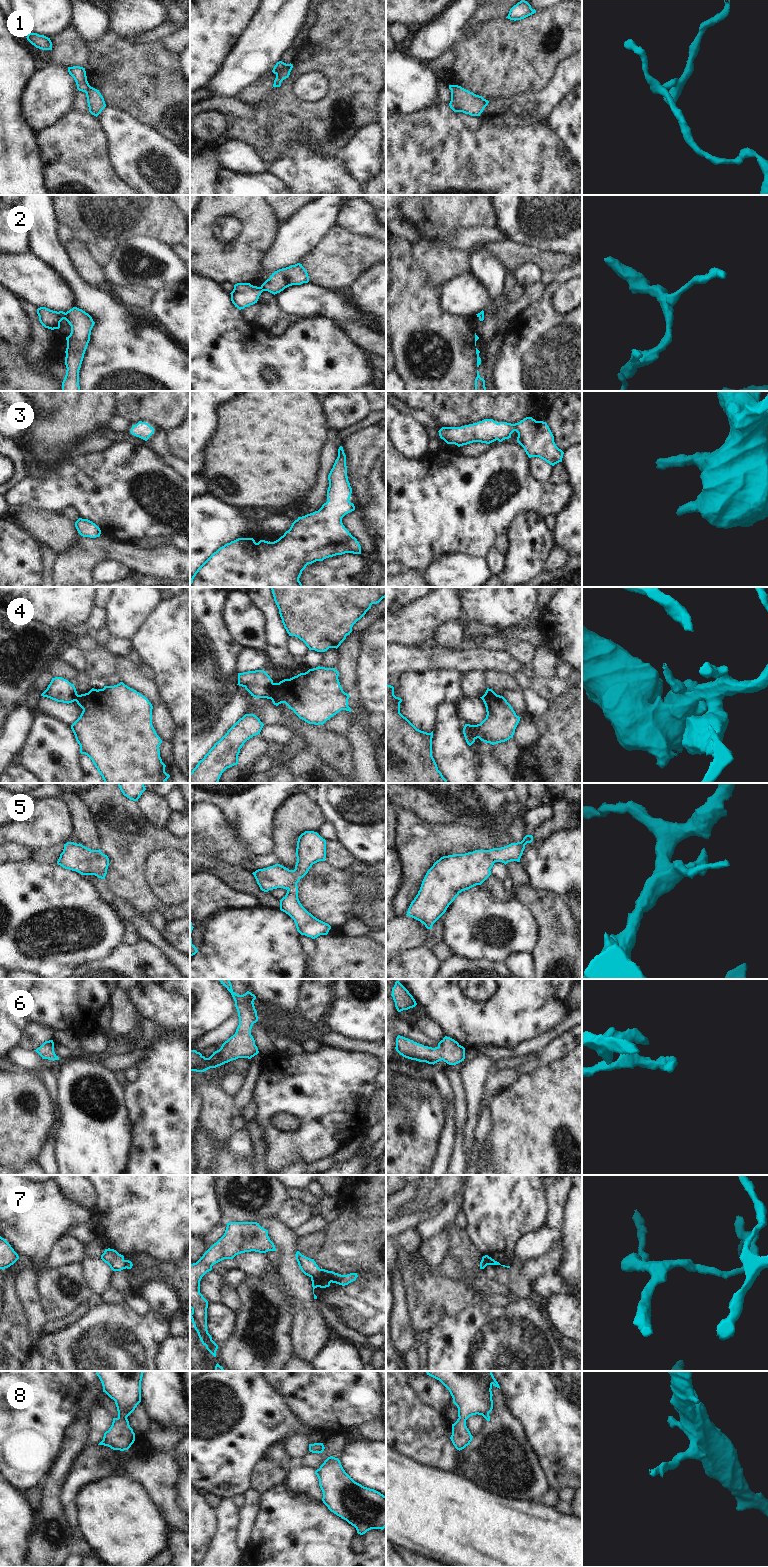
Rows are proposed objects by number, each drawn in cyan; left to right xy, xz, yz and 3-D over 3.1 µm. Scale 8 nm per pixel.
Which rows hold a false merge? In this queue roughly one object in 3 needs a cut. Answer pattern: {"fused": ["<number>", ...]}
{"fused": ["1", "2", "4", "7"]}

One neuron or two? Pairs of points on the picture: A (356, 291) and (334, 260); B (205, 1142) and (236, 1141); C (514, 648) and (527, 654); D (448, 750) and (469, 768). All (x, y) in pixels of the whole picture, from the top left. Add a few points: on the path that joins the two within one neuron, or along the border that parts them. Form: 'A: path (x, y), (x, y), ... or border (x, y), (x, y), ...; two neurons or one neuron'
A: border (369, 269), (362, 272), (344, 291); two neurons
B: border (227, 1141), (229, 1151), (236, 1158), (242, 1160); two neurons
C: path (517, 648), (524, 652); one neuron
D: path (453, 755), (464, 766); one neuron

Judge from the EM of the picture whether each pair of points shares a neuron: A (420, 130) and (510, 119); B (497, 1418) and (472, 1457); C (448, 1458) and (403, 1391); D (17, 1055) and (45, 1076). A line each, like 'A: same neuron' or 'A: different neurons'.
A: different neurons
B: same neuron
C: same neuron
D: same neuron

